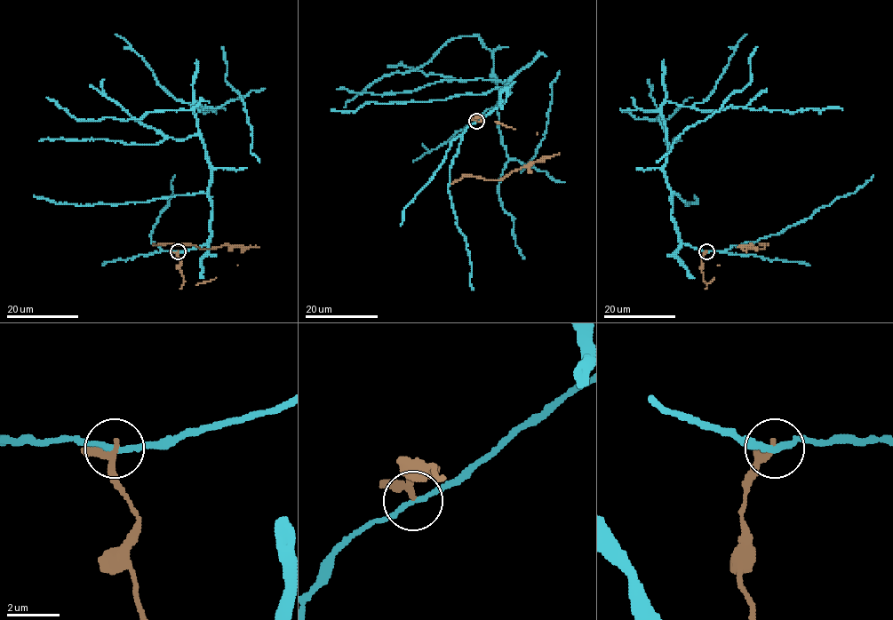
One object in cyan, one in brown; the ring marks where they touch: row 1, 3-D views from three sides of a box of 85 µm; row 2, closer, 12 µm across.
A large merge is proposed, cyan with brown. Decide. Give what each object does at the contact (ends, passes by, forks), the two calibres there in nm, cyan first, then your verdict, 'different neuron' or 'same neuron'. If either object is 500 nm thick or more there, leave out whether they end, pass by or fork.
cyan passes by; brown passes by; 200 nm thick on the cyan side, 200 nm on the other; different neuron

